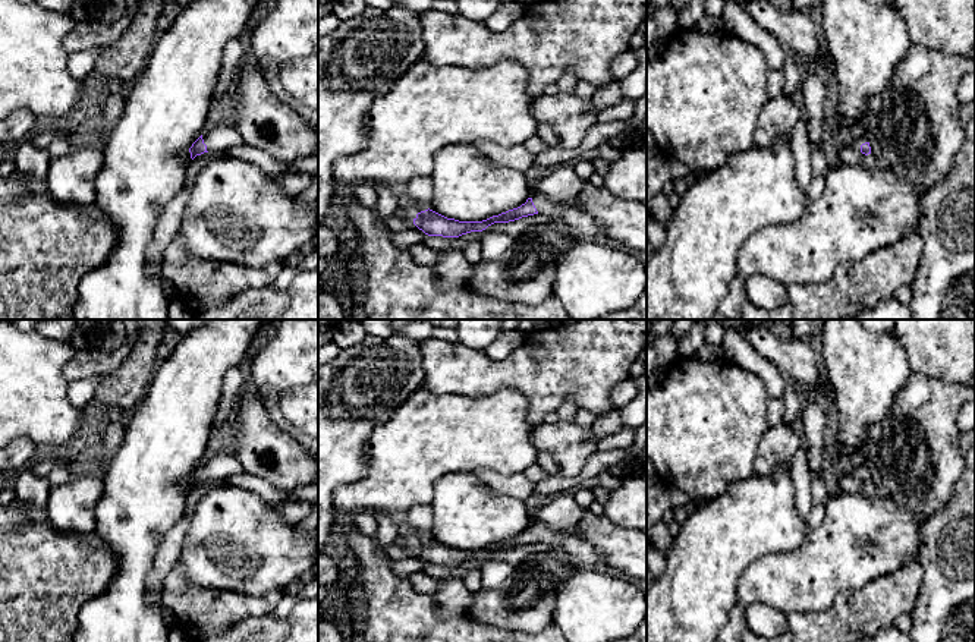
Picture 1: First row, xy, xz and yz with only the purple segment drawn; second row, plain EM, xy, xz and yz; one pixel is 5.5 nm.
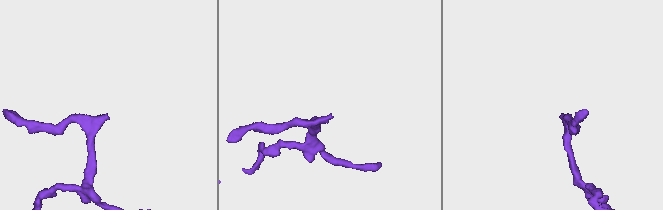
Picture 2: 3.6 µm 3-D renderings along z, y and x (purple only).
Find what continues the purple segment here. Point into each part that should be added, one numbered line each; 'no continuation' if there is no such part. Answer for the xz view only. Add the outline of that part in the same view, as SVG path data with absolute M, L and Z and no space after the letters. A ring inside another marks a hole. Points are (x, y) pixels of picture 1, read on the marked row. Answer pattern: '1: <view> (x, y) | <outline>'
1: xz (572, 219) | M534 195L532 202L538 214L556 214L560 226L578 233L584 239L606 237L600 223L578 208L570 208L566 201L553 201L544 195Z

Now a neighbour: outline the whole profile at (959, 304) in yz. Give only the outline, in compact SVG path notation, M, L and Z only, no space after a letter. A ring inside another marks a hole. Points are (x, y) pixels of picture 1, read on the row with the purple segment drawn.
M975 270L950 286L937 320L975 320Z

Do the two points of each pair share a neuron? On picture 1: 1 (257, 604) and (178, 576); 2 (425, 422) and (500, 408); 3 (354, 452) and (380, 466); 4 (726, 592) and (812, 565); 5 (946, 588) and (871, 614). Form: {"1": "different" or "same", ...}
{"1": "same", "2": "same", "3": "different", "4": "different", "5": "different"}

